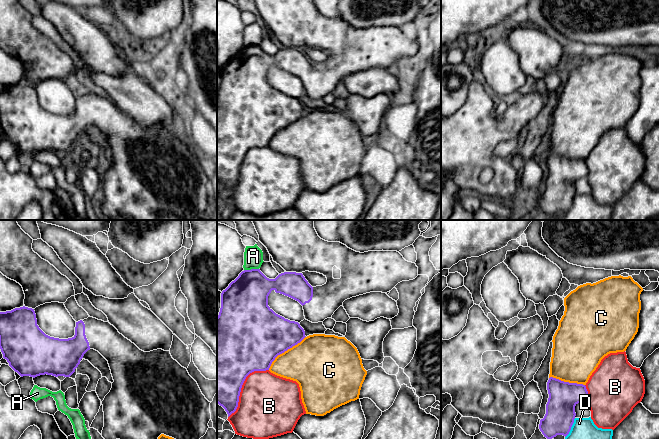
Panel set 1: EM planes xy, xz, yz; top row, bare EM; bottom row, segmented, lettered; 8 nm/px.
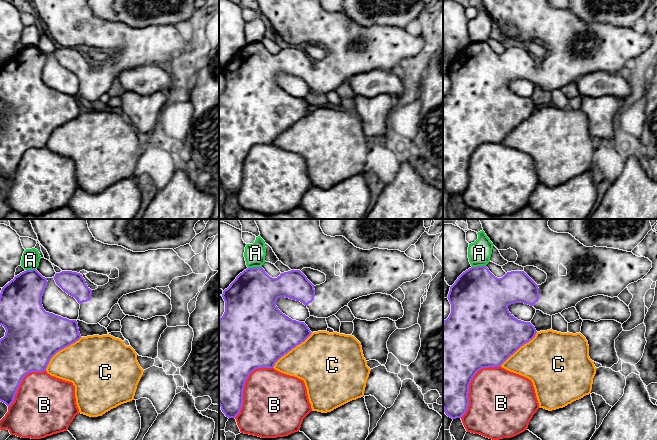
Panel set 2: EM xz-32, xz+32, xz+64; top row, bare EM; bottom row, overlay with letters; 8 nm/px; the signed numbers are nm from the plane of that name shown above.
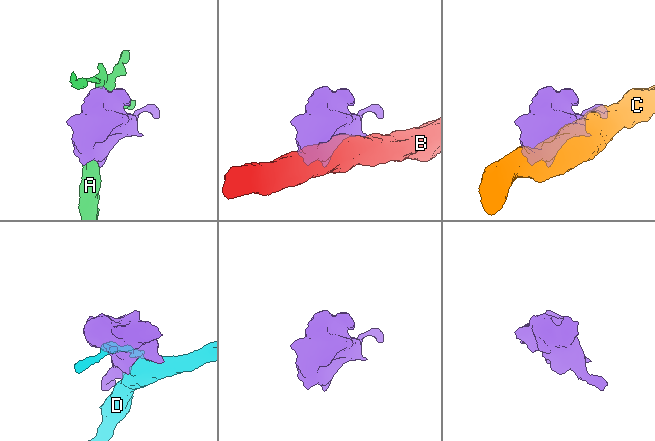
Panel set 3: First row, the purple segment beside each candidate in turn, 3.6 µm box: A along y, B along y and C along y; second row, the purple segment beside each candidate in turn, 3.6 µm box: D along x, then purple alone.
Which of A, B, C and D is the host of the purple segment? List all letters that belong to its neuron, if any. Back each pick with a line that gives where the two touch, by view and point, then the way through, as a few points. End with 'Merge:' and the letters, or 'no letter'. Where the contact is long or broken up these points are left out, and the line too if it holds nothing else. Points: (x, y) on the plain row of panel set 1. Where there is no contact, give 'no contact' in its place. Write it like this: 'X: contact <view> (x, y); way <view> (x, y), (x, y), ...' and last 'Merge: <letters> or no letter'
Merge: no letter

